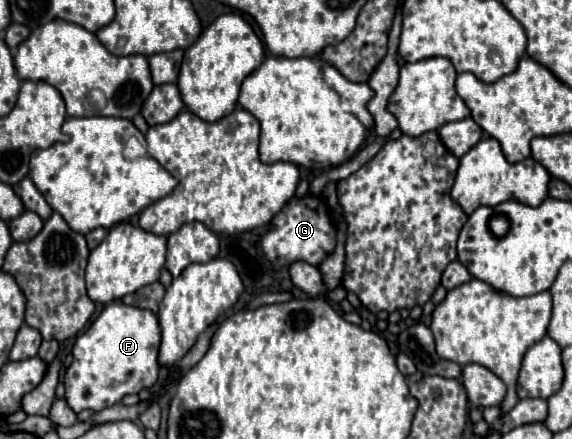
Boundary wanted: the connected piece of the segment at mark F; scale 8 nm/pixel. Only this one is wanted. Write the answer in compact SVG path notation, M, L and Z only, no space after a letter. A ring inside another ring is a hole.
M123 303L107 305L73 345L73 363L63 379L67 405L75 413L83 409L103 411L129 393L151 389L159 377L159 341L161 329L155 313Z

